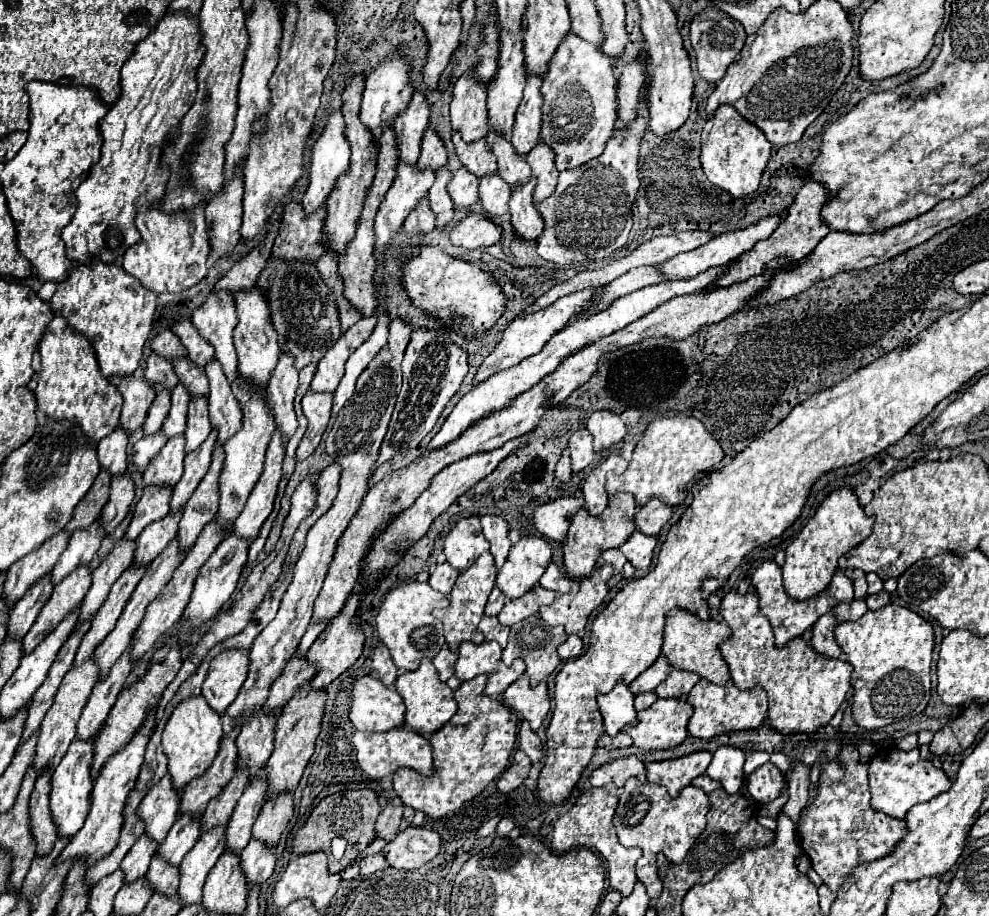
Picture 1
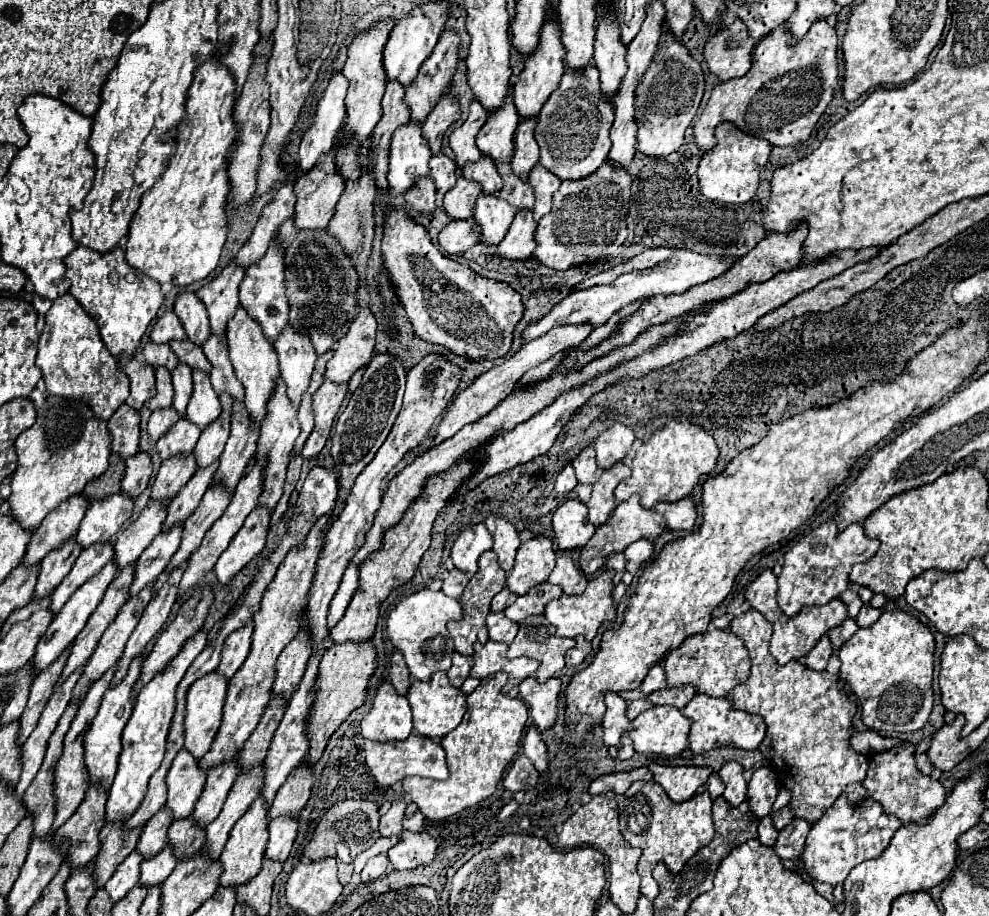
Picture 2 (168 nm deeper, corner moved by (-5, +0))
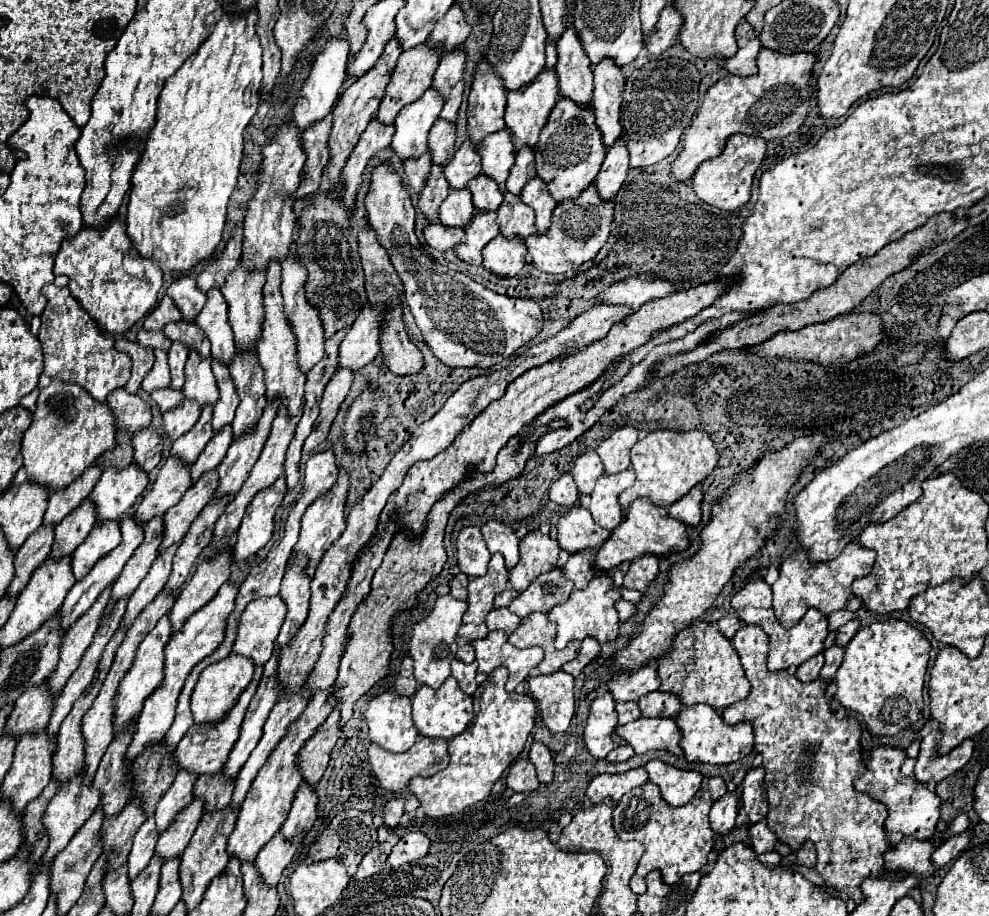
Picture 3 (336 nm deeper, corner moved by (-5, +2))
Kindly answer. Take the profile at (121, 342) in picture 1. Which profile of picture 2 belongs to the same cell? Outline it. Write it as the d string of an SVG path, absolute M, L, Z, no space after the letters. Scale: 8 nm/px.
M76 247L72 255L66 257L70 279L70 295L88 311L88 315L96 321L100 329L100 337L108 351L114 357L128 355L132 357L138 349L140 339L144 337L148 325L156 319L158 309L162 307L160 283L150 279L148 275L134 271L126 259L124 251L118 247L110 253L98 253L94 249Z

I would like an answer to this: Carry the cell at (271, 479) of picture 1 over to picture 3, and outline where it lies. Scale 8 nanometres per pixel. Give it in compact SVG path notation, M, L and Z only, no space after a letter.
M270 261L270 267L266 269L266 283L264 283L264 321L262 321L262 333L258 337L258 359L264 367L264 381L266 381L266 395L268 397L286 397L290 413L296 413L304 399L304 383L306 373L300 371L298 365L298 349L296 349L296 335L284 315L284 301L280 293L280 263Z

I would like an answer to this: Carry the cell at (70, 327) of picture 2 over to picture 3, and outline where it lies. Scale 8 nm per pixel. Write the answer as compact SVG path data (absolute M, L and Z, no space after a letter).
M50 283L42 287L42 295L48 299L48 305L40 315L42 327L38 333L38 341L44 349L44 373L82 385L96 401L104 401L108 393L124 387L130 379L132 361L126 353L114 349L114 335L98 327L98 323L70 295L68 287Z

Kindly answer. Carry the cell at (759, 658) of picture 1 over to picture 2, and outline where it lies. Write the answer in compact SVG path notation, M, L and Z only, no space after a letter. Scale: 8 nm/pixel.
M746 611L738 617L732 619L730 631L736 633L744 643L750 653L750 677L748 681L740 683L732 691L732 703L736 709L748 711L748 713L758 713L764 717L768 735L772 737L772 747L774 747L774 771L778 773L780 785L788 787L792 791L792 801L790 807L794 809L796 817L806 819L808 823L816 823L824 809L828 809L840 793L846 793L850 801L858 803L862 797L866 797L866 789L862 785L868 769L868 759L860 753L856 753L848 739L850 739L850 727L852 727L852 717L856 713L856 703L848 699L846 689L840 689L840 679L838 675L832 675L828 671L814 671L800 663L798 659L786 663L784 667L776 663L776 659L768 651L770 635L772 635L772 623L764 619L760 611Z

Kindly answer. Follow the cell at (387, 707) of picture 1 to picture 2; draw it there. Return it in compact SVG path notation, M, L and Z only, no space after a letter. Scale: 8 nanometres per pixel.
M384 681L368 715L360 721L362 737L376 739L376 741L392 741L392 739L406 739L412 733L412 709L406 697L398 695L394 687Z

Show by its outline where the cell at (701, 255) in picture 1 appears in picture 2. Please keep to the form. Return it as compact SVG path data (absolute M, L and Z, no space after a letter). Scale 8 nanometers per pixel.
M682 249L678 251L678 255L672 255L670 259L658 263L656 267L650 269L642 269L642 271L632 271L626 275L620 275L614 283L610 285L596 285L584 291L574 291L570 293L566 299L562 299L560 303L556 303L552 307L552 311L548 315L544 315L542 319L530 323L524 331L522 331L522 339L520 345L526 345L528 341L548 333L552 327L558 325L590 325L590 327L598 327L602 323L606 323L606 319L610 319L610 315L618 309L622 309L624 305L642 299L642 297L652 297L652 295L672 295L672 293L684 293L694 285L706 283L708 279L714 279L716 275L726 273L732 265L734 265L734 257L722 257L722 255L700 255L696 251L688 251Z

